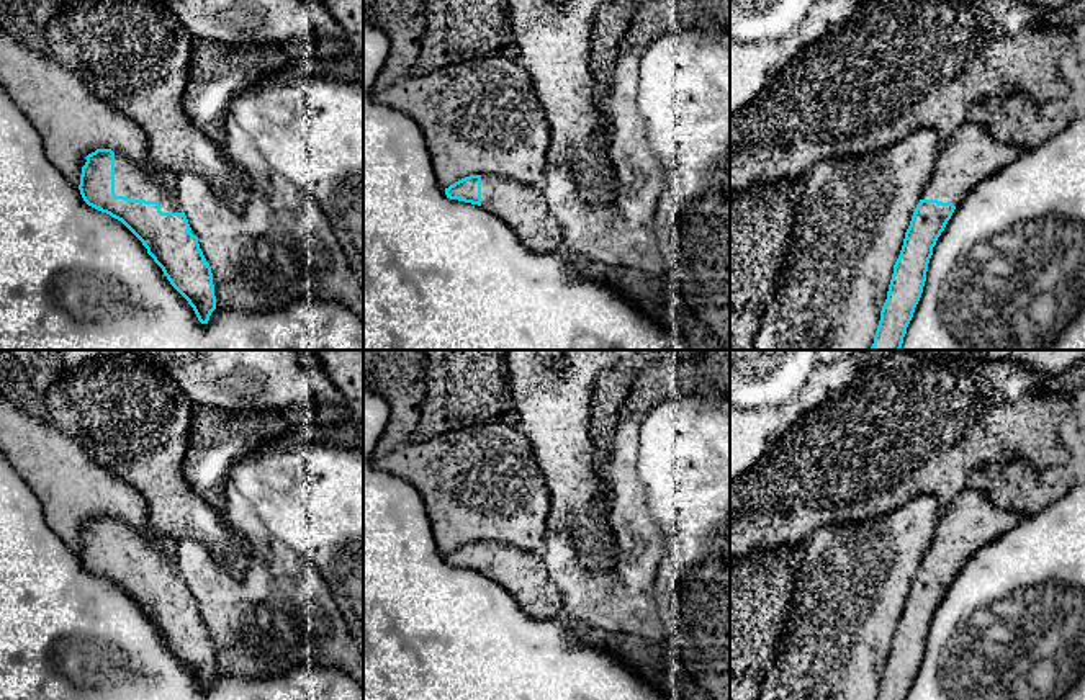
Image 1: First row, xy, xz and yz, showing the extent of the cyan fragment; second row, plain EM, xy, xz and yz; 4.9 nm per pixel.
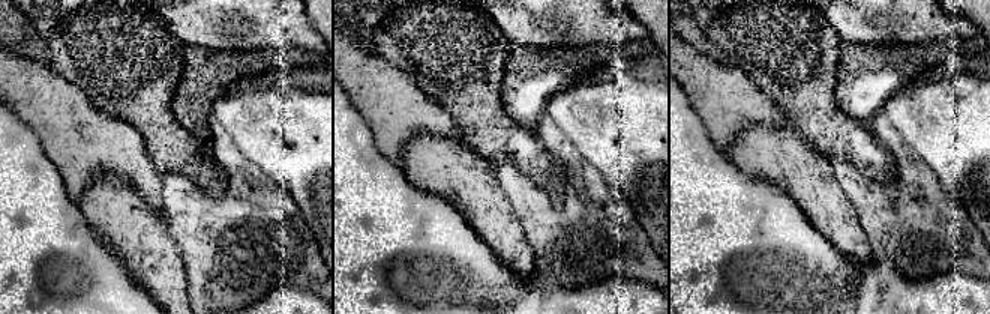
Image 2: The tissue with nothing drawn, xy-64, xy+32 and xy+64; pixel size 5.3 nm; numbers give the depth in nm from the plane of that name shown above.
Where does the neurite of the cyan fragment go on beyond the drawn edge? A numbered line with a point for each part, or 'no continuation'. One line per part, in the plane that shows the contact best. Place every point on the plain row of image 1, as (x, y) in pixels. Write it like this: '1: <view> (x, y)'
1: xy (136, 547)

